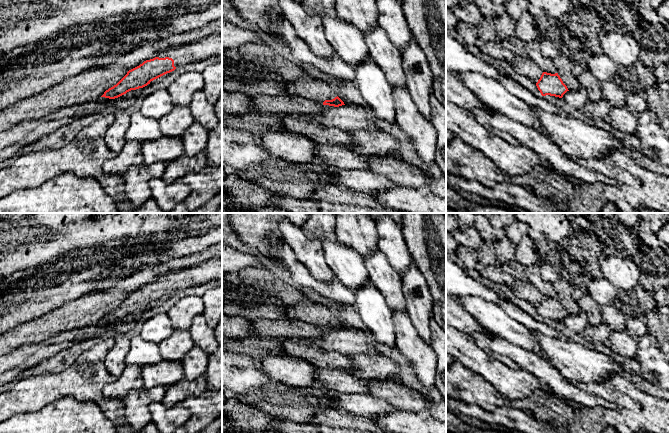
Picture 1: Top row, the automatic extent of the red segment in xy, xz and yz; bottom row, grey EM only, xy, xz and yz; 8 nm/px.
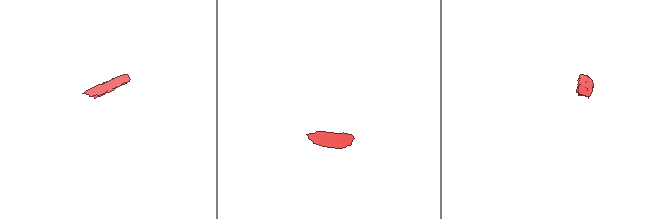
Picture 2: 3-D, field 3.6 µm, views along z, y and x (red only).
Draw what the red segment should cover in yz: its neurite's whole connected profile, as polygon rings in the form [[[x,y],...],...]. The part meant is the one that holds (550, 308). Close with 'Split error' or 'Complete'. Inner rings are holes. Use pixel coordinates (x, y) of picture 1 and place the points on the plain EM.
[[[543,296],[540,303],[536,307],[536,310],[542,320],[550,319],[562,322],[563,319],[569,315],[558,297],[551,298]]]. Complete

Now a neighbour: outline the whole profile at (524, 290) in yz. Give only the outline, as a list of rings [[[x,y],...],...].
[[[515,279],[511,288],[517,298],[525,300],[535,307],[538,306],[543,297],[541,292],[527,280],[521,281]]]

